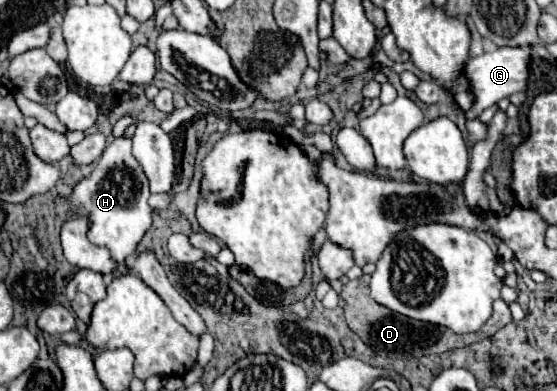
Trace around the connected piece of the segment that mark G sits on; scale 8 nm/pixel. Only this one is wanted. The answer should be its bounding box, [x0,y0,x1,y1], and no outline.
[458,47,530,119]

